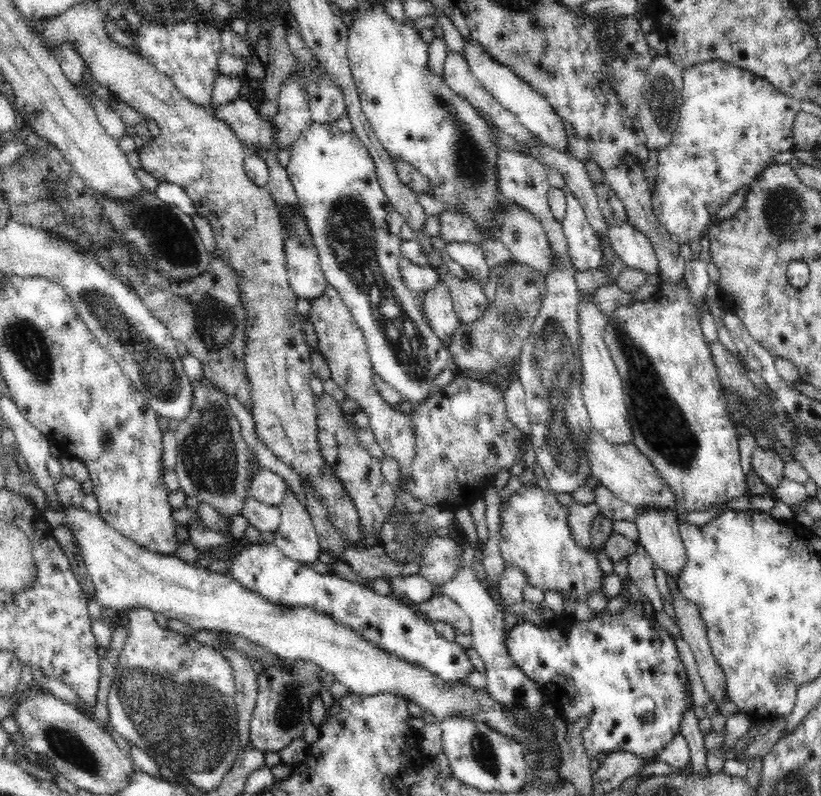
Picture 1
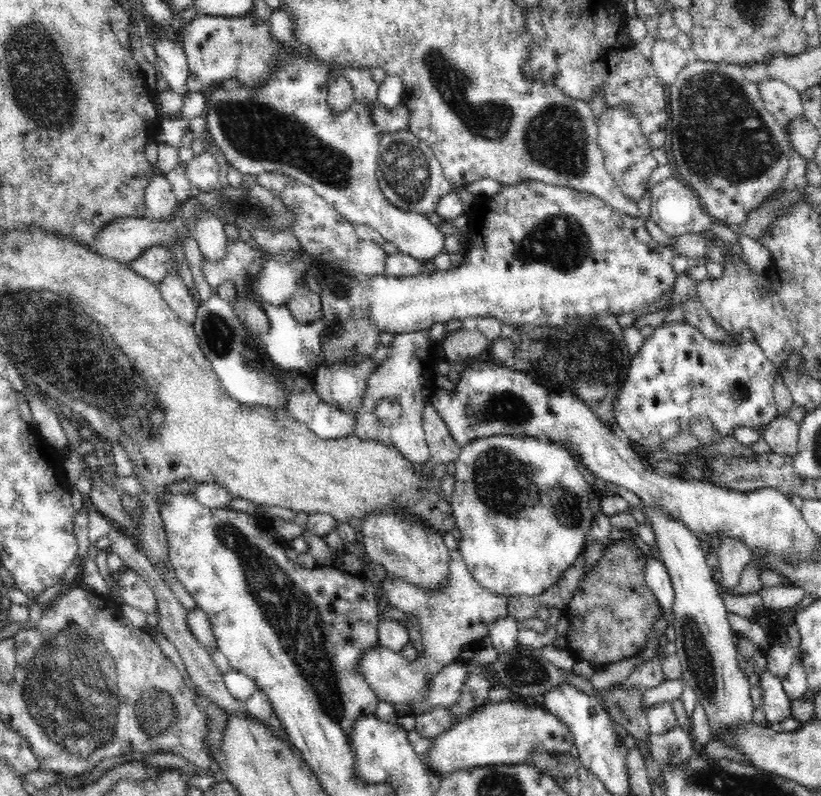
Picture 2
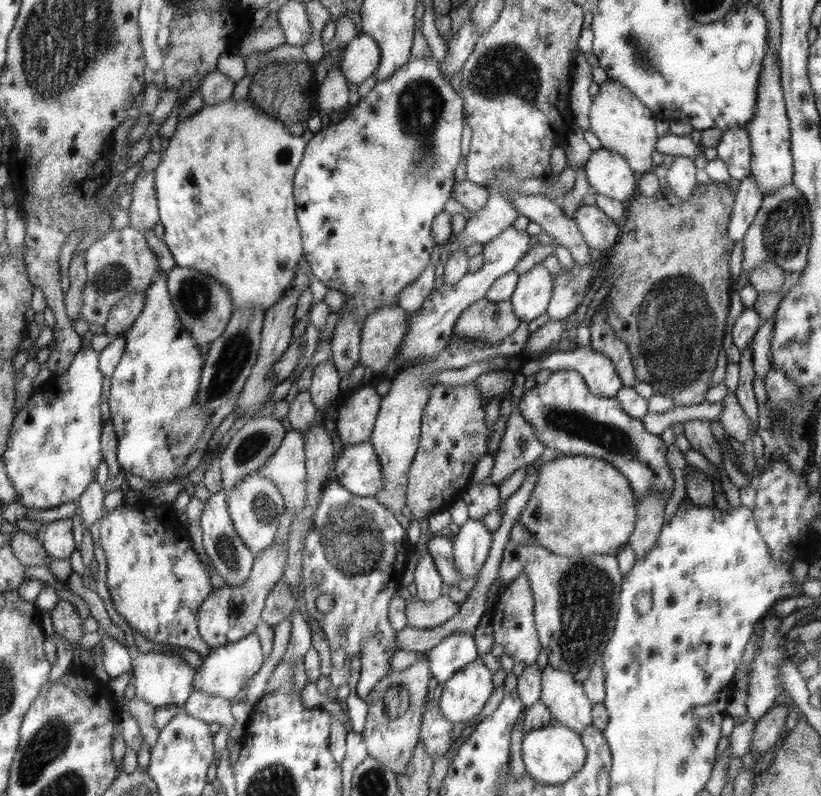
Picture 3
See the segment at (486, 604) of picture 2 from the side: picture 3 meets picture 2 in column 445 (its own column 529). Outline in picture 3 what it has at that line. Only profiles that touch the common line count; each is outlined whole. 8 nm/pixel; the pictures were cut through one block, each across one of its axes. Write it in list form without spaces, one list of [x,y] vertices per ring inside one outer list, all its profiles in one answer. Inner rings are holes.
[[[522,572],[518,578],[503,588],[497,604],[491,611],[494,642],[502,644],[506,654],[510,654],[514,661],[524,662],[527,667],[536,664],[538,654],[543,650],[535,627],[534,608],[535,601],[530,580],[526,572]]]

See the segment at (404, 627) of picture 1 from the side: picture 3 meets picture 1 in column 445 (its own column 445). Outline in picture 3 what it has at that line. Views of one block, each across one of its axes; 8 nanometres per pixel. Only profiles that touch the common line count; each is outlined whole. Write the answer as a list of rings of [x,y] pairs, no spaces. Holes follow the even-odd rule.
[[[454,634],[439,641],[428,652],[431,676],[438,682],[446,682],[462,667],[478,657],[472,634]]]

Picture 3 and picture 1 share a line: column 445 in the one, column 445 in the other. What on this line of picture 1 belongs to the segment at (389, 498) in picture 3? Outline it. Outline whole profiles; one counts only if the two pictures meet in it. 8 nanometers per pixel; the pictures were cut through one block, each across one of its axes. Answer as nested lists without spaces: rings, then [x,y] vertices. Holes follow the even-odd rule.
[[[313,122],[291,146],[287,173],[307,222],[307,230],[318,251],[319,264],[327,284],[337,290],[355,324],[363,332],[373,370],[402,396],[402,400],[421,403],[436,391],[432,389],[434,378],[448,368],[451,356],[448,347],[443,346],[439,338],[431,332],[427,320],[414,302],[412,291],[402,280],[399,260],[403,240],[400,231],[405,218],[387,199],[378,182],[373,158],[353,132],[344,132],[338,129],[336,124],[318,125]]]

